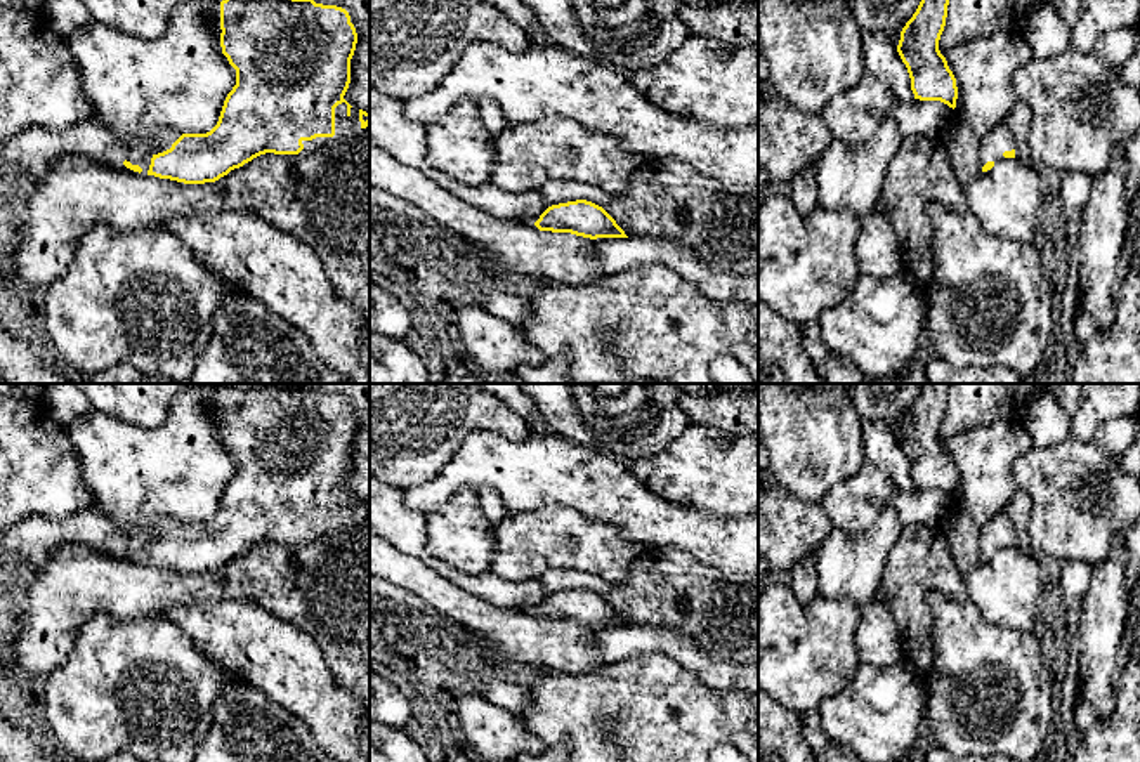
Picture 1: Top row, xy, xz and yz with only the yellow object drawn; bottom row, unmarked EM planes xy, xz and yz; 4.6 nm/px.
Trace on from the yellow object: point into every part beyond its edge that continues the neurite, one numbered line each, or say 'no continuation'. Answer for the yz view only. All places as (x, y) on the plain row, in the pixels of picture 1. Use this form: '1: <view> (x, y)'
1: yz (1000, 528)

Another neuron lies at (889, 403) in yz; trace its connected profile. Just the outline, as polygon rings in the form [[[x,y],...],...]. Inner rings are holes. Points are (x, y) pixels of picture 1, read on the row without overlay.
[[[854,384],[847,389],[861,420],[881,420],[897,436],[901,420],[913,406],[921,384]]]

